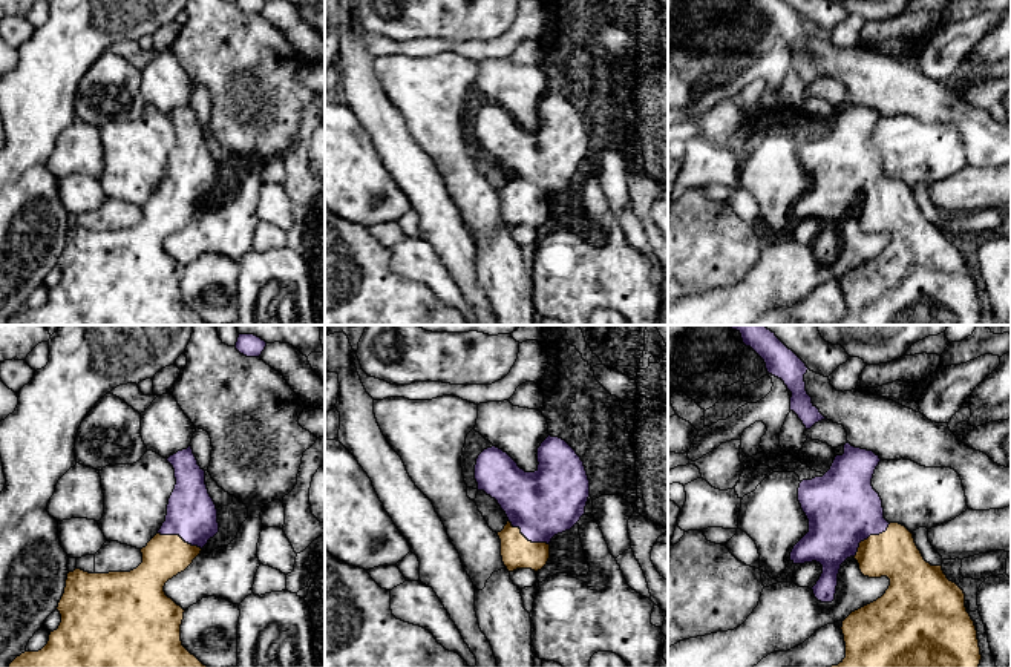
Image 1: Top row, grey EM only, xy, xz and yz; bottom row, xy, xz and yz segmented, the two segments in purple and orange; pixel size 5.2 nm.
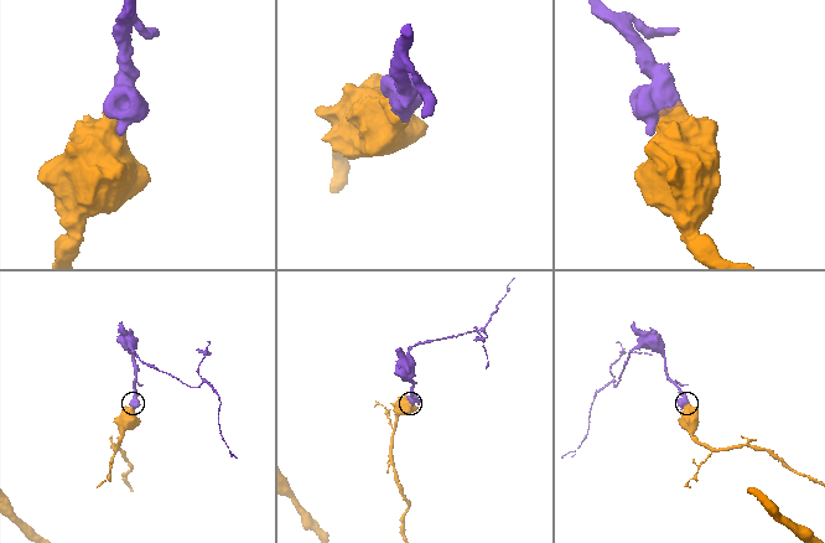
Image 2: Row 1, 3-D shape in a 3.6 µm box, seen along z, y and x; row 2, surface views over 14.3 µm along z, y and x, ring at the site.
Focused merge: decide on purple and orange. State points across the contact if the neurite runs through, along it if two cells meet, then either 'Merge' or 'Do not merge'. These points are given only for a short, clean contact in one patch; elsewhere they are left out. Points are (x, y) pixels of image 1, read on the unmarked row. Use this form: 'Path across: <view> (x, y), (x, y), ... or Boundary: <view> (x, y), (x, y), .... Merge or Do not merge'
Path across: yz (843, 166), (869, 192), (893, 210). Merge

